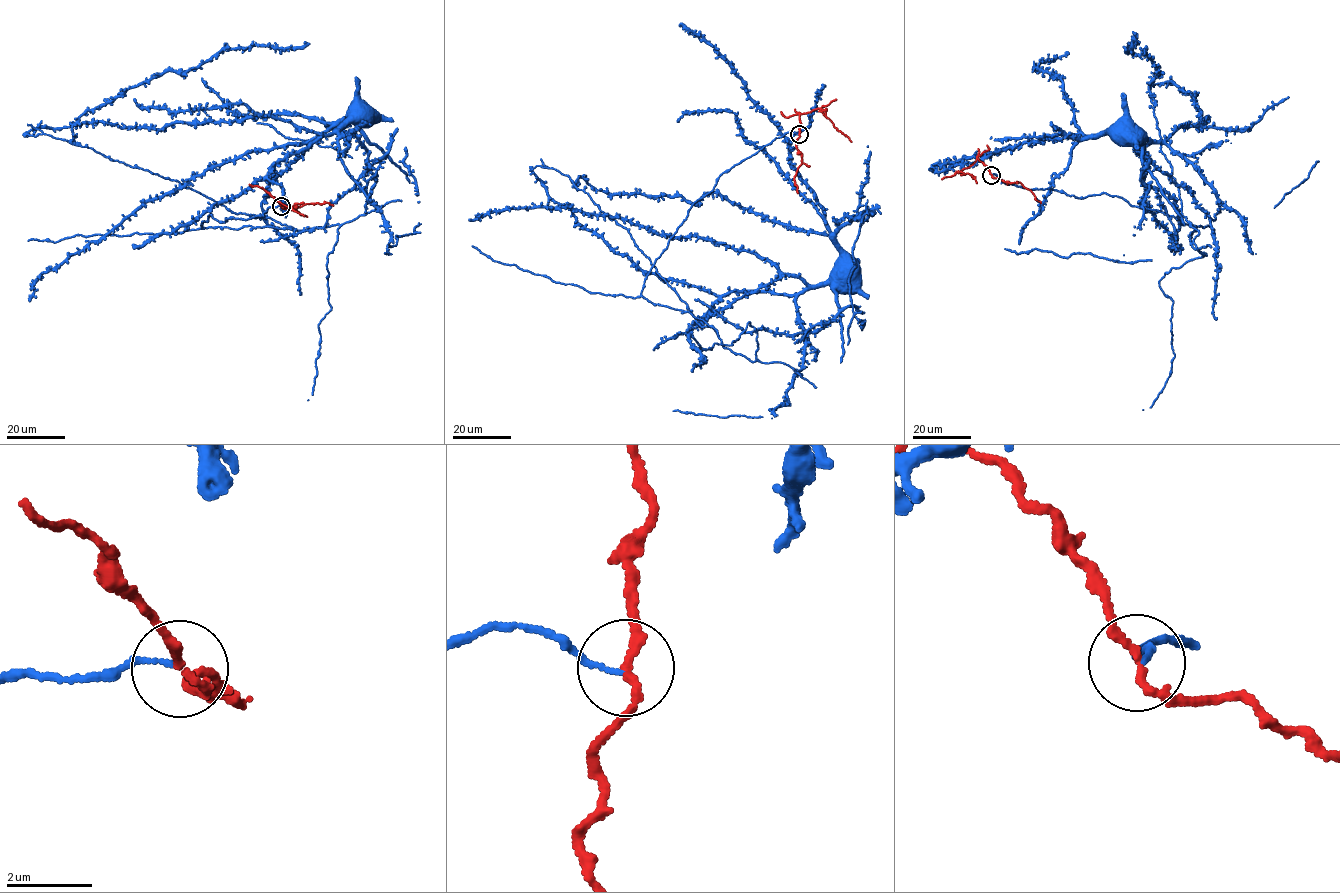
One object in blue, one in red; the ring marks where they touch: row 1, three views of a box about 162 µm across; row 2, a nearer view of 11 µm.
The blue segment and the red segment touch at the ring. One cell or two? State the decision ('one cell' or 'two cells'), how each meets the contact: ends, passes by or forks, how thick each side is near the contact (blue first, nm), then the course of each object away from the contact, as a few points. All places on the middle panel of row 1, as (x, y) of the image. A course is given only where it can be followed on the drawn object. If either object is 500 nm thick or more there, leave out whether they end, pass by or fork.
two cells; blue ends; red passes by; calibres 90 and 170 nm; course blue (799, 135), (720, 176), (645, 280), (717, 335), (569, 176), (532, 172), (661, 278), (799, 294), (850, 270); course red (799, 134), (799, 114), (819, 109), (852, 141)

